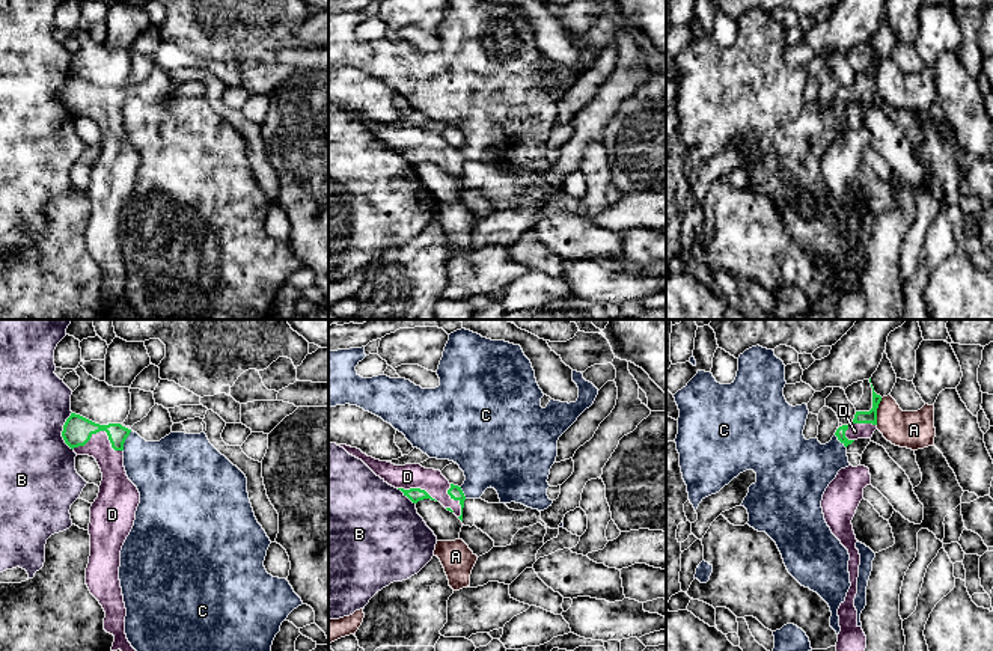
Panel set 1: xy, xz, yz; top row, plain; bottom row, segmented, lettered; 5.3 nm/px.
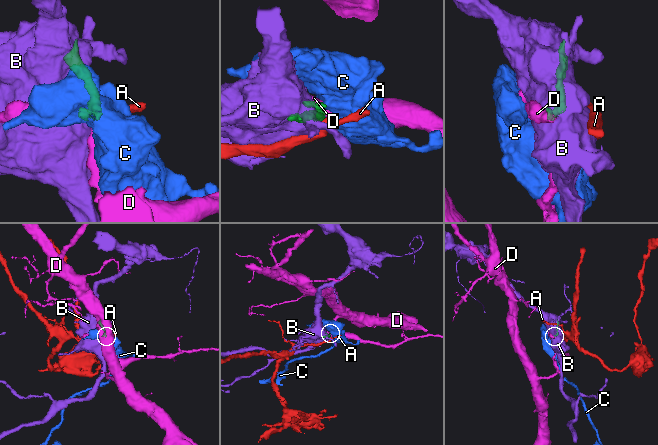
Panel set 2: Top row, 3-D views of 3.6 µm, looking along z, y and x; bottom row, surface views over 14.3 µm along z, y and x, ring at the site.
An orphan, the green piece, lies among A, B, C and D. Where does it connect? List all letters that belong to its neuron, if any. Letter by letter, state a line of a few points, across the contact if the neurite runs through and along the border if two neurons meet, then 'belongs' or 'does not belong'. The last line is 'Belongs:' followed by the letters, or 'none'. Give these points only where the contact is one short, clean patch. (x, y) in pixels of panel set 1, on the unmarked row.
A: yz (882, 61), (877, 70), (876, 86) | does not belong
B: does not belong
C: xy (131, 94), (122, 112) | does not belong
D: xy (77, 92), (101, 92), (110, 124) | belongs
Belongs: D

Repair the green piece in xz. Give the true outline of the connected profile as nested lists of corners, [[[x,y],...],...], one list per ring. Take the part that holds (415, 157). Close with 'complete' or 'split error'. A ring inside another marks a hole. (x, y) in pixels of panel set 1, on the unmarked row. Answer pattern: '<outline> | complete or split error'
[[[338,107],[350,118],[362,122],[377,139],[401,152],[413,166],[423,161],[440,164],[463,184],[466,158],[461,149],[451,146],[440,133],[425,131],[420,127],[395,128],[368,119],[357,110]]] | split error

